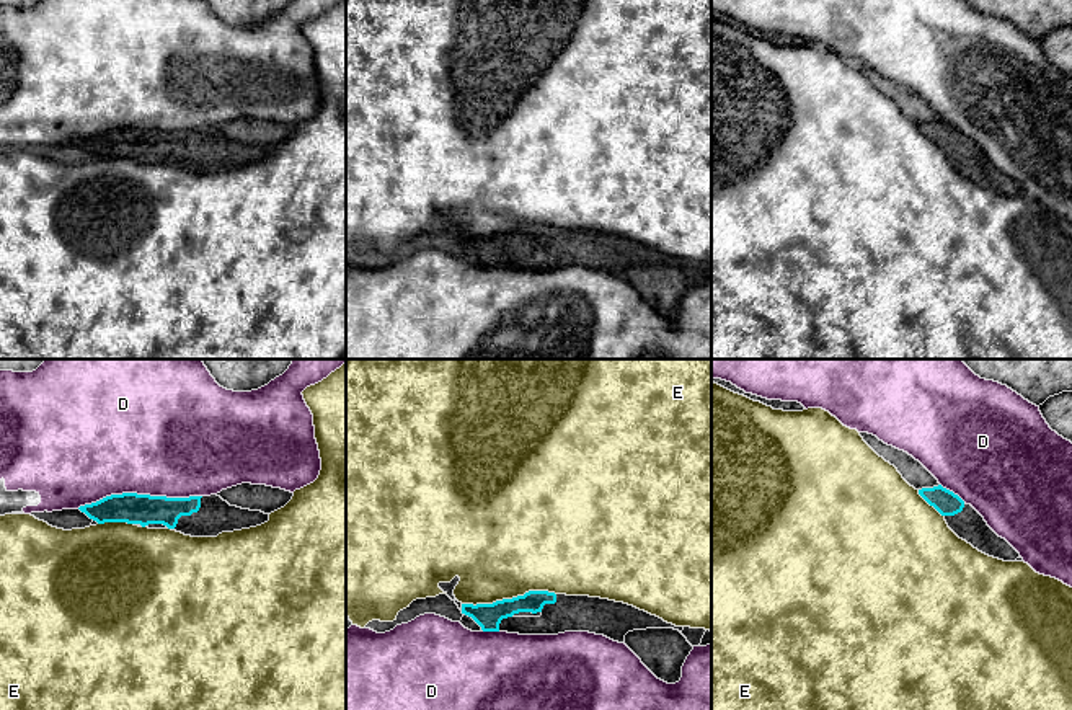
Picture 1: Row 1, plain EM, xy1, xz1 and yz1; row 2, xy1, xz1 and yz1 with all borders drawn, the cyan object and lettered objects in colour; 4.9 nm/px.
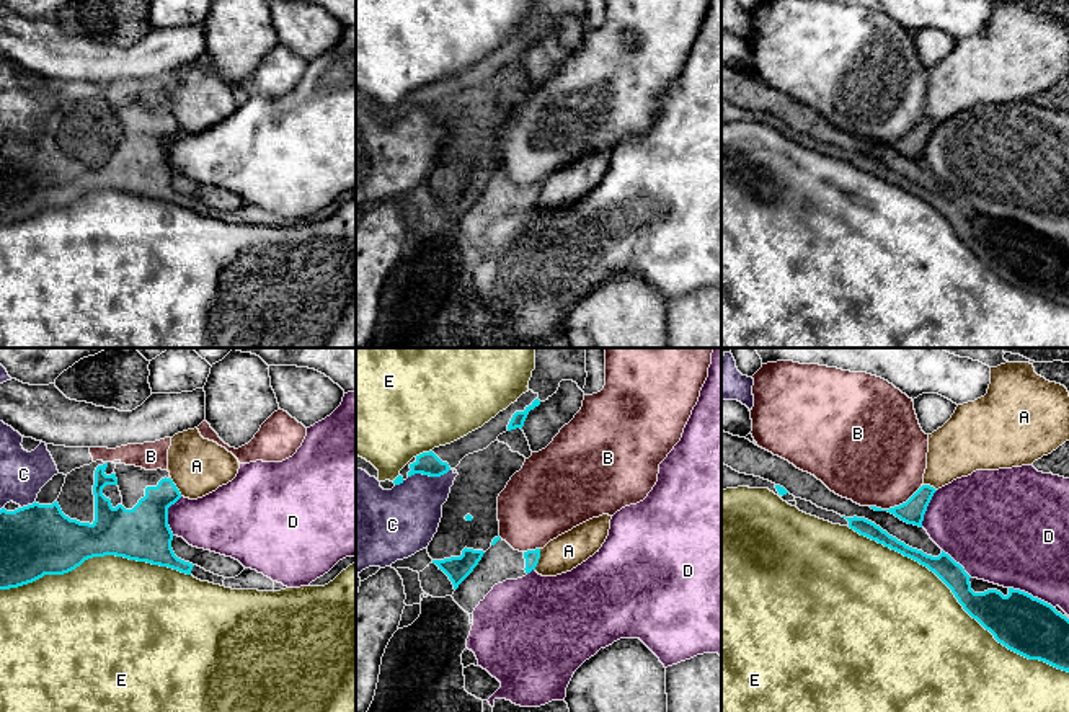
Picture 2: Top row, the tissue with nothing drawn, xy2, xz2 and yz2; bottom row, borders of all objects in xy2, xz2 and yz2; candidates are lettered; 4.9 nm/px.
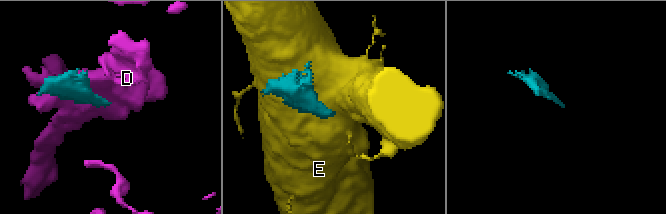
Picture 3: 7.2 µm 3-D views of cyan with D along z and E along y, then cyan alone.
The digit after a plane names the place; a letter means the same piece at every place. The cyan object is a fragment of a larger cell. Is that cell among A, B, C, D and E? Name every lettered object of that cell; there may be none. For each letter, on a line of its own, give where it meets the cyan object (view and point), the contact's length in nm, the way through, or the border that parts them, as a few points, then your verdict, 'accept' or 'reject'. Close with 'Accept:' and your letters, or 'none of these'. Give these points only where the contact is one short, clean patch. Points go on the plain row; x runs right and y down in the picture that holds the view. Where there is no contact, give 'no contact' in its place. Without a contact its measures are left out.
A: contact xz2 (539, 191); length 110 nm; border xz2 (541, 183), (541, 191), (534, 203); reject
B: contact yz2 (896, 141); length 280 nm; border yz2 (922, 120), (898, 139), (888, 142), (870, 141); reject
C: contact xz2 (428, 108); length 220 nm; reject
D: contact xy1 (139, 129); length 600 nm; reject
E: contact yz2 (957, 232); length 1300 nm; reject
Accept: none of these

